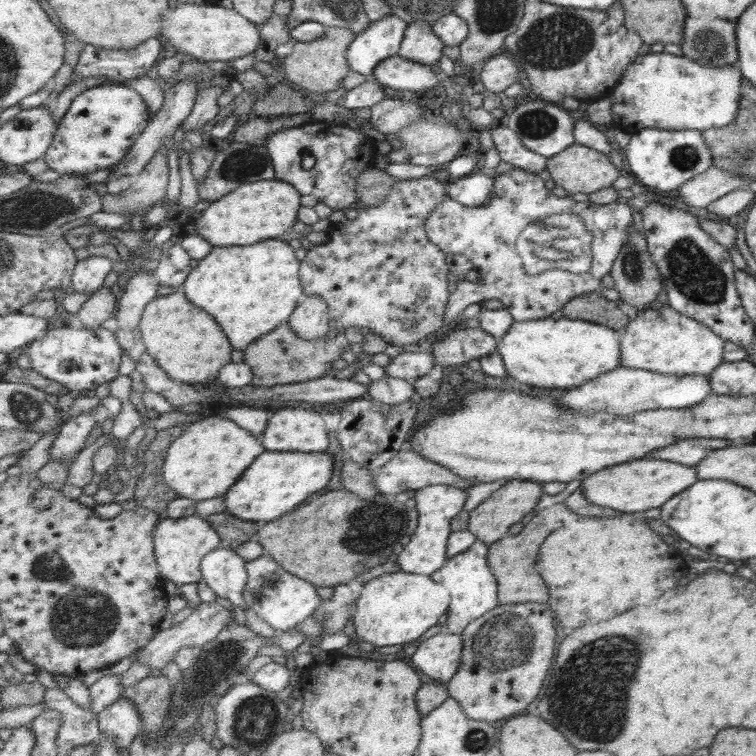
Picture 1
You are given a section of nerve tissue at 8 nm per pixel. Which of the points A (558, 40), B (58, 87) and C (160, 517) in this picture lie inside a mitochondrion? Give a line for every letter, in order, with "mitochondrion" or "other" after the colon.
A: mitochondrion
B: other
C: other

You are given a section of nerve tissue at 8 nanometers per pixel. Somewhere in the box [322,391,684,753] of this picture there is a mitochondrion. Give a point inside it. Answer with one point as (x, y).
(596, 680)

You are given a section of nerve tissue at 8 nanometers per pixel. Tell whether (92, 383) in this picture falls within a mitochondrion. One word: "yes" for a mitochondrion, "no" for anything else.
no

